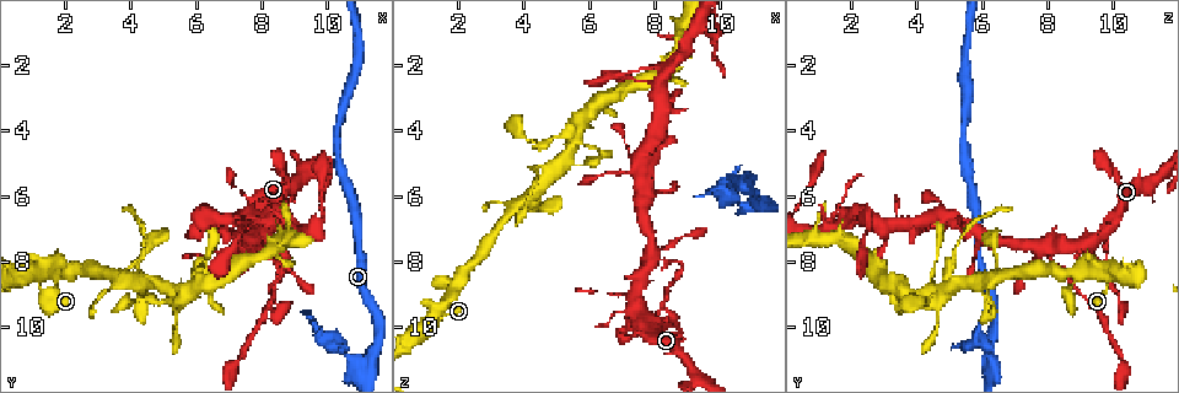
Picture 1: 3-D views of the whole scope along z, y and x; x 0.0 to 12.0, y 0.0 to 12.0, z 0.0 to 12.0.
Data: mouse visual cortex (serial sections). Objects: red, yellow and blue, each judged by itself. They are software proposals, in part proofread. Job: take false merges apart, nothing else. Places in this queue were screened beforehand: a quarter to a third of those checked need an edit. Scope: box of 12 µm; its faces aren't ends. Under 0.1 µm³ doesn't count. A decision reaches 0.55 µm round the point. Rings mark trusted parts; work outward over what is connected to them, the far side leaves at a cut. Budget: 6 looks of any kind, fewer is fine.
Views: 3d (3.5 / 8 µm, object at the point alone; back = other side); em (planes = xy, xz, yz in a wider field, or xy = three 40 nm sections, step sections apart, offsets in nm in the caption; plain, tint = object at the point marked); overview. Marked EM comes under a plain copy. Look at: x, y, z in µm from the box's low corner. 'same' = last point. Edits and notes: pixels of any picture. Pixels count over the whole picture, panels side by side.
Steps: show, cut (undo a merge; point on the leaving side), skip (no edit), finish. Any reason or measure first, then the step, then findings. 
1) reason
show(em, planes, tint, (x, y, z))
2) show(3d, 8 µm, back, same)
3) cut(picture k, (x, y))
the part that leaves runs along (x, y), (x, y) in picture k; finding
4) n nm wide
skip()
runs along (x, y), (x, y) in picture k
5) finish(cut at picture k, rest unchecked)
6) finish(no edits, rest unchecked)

three-way junction
show(3d, 8 µm, back, (11.2, 11.0, 6.2))

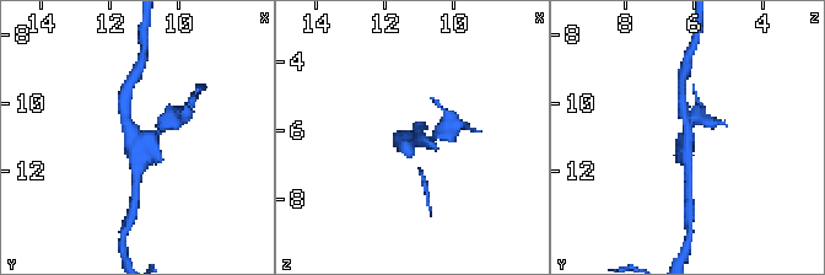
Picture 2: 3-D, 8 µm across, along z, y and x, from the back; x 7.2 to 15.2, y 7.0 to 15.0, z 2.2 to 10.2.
closer look
show(3d, 3.5 µm, (11.3, 11.1, 6.3))

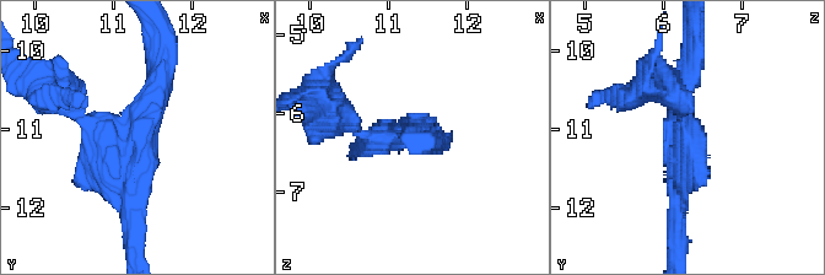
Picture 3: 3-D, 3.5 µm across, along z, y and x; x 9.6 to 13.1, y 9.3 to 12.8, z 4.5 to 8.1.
cut(picture 3, (84, 184))
the part that leaves runs along (122, 134), (32, 85) in picture 3; a second cell is stuck on

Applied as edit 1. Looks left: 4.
redraw
show(overview)

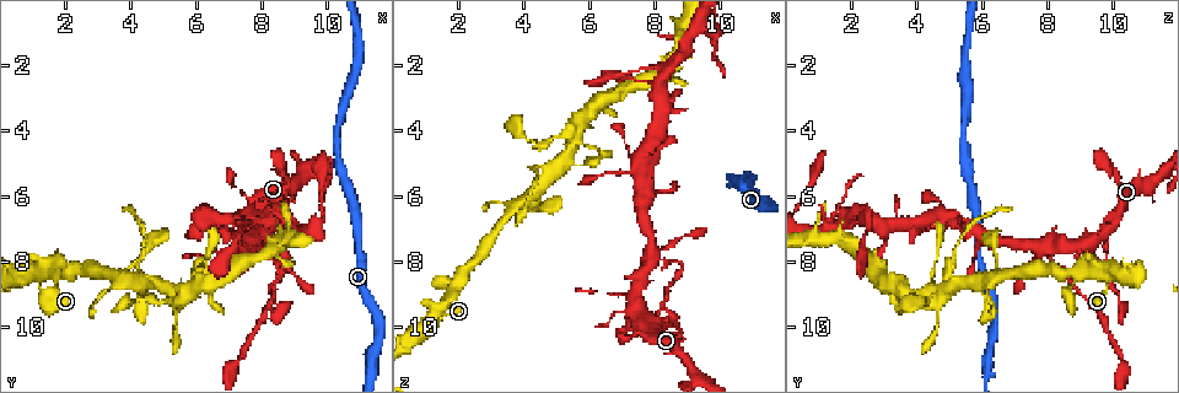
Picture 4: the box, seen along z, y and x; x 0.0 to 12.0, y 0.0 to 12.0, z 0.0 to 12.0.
branch point
show(3d, 3.5 µm, (7.7, 6.9, 9.9))

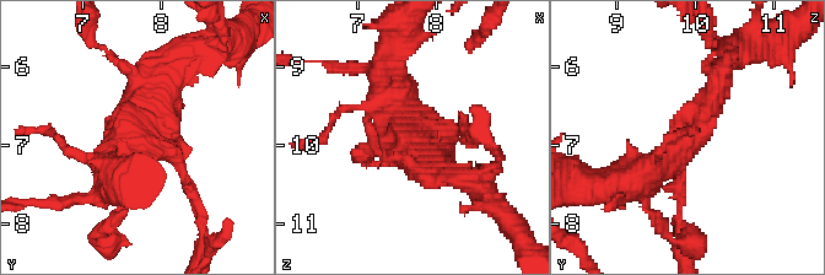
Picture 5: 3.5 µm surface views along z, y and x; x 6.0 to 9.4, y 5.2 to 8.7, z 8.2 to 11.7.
show(em, xy, step 1, tint, (7.65, 6.90, 9.90))

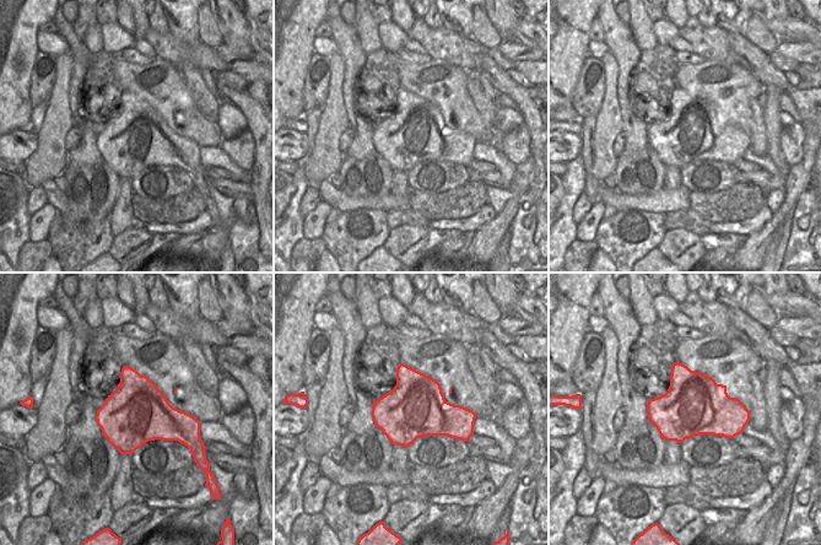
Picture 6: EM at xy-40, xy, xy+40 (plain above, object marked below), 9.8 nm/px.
skip()
runs along (722, 73), (666, 162), (627, 182) in picture 5; all the same cell

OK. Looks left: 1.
finish(cut at picture 3, rest unchecked)

